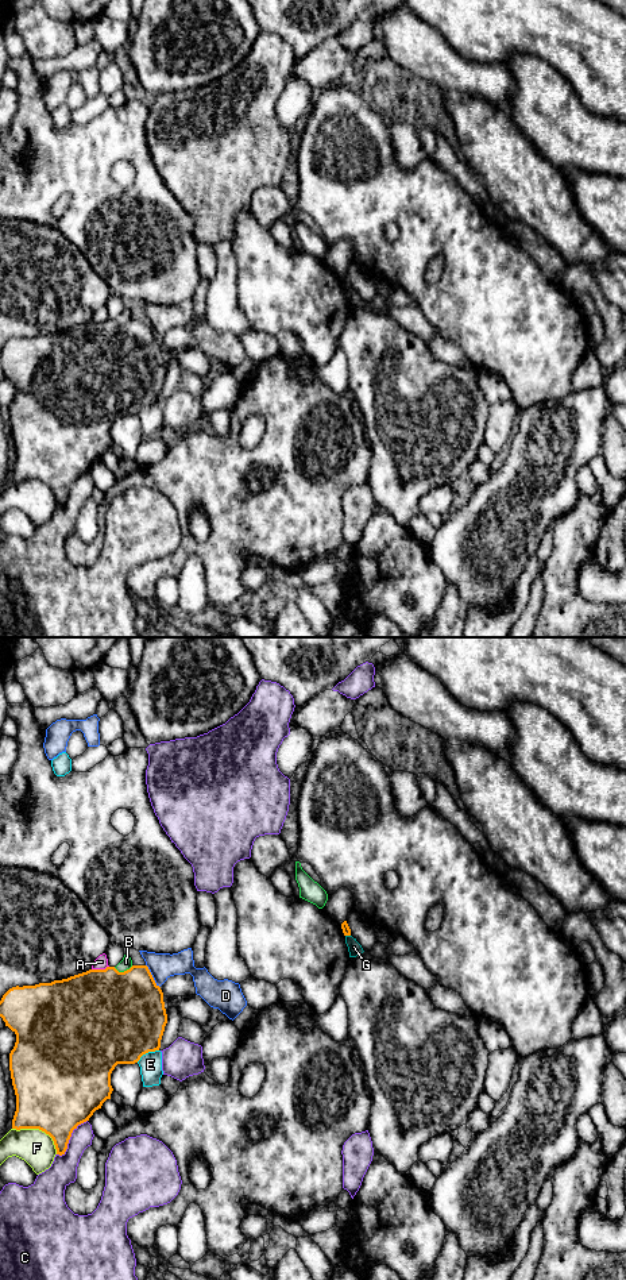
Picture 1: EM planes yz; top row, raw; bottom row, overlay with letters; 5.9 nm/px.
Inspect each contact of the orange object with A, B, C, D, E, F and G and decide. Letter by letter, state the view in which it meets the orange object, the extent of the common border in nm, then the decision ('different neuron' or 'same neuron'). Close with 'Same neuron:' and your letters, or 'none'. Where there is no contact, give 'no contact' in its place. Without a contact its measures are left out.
A: yz | 110 nm | different neuron
B: yz | 120 nm | different neuron
C: yz | 280 nm | different neuron
D: yz | 170 nm | different neuron
E: yz | 150 nm | different neuron
F: yz | 320 nm | different neuron
G: yz | 30 nm | different neuron
Same neuron: none

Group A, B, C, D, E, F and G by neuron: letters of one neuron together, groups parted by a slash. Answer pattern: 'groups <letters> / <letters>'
groups A / B / C / D G / E / F

